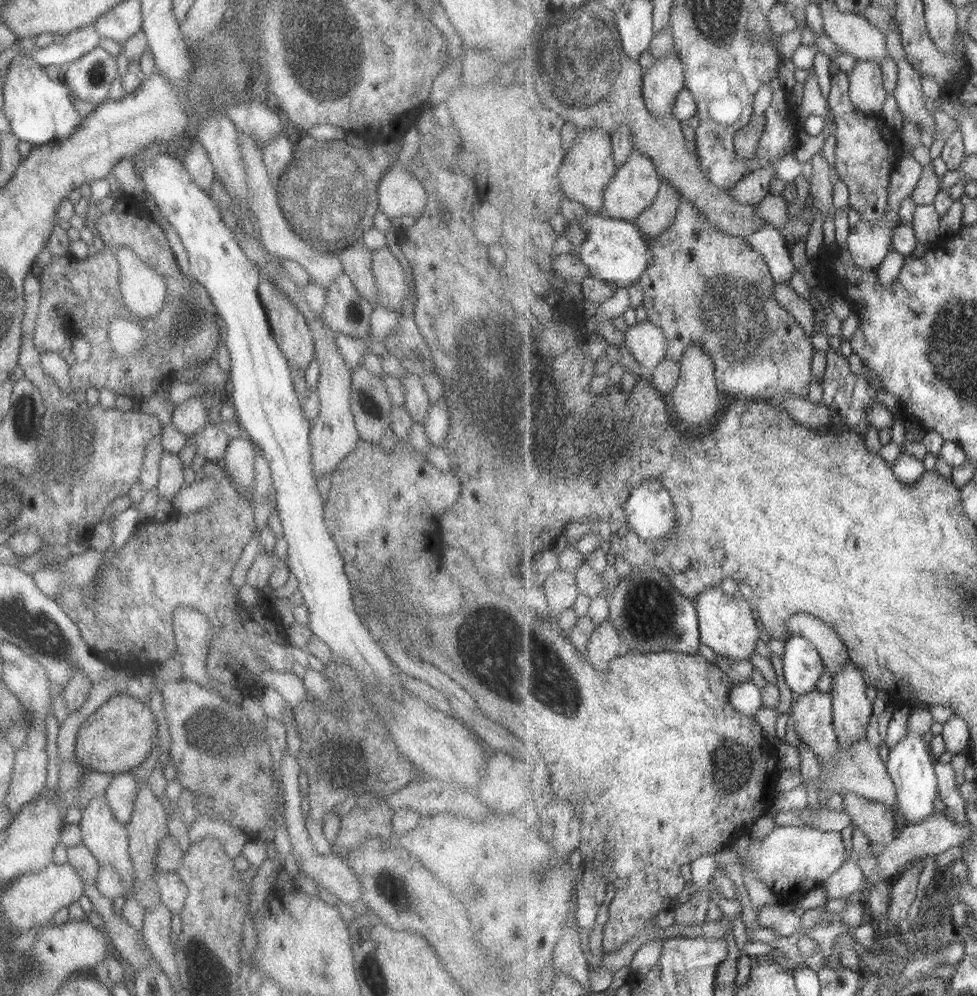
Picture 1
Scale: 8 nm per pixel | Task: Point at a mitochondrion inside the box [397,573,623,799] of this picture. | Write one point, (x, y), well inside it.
(555, 689)

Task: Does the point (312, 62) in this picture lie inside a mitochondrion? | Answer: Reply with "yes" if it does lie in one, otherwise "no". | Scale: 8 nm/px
yes

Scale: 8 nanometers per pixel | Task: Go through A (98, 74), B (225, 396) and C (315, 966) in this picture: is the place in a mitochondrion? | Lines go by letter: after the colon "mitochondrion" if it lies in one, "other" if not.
A: mitochondrion
B: other
C: other

